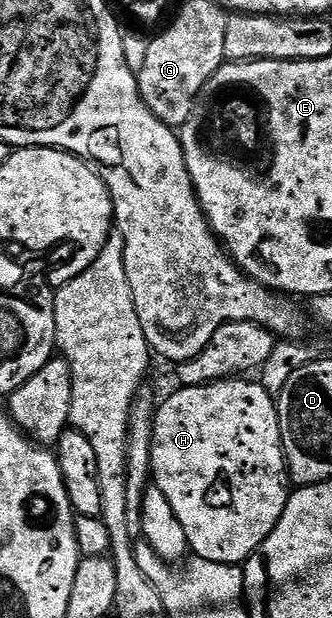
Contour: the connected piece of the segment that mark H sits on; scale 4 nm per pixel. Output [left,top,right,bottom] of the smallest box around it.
[151,380,291,566]

